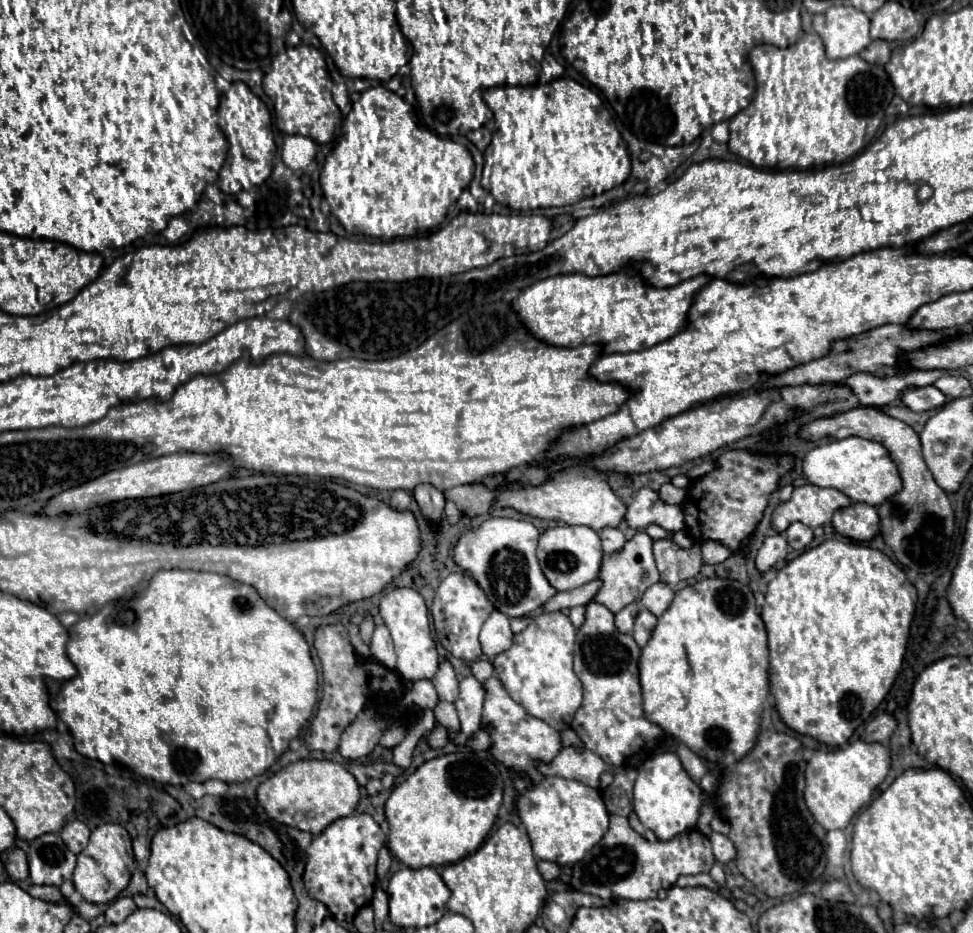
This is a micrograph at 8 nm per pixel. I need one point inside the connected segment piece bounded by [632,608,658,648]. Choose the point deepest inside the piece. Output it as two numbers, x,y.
645,621

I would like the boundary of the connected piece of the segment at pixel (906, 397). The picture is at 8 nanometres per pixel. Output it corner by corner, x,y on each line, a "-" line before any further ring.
922,386
922,388
906,390
902,394
902,402
914,412
924,412
942,406
946,402
946,396
940,390
936,390
936,386

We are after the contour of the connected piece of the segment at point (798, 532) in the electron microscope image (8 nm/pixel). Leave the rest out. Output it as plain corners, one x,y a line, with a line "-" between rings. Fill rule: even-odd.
794,522
788,526
788,530
784,532
788,544
794,548
794,550
804,550
810,542
812,542
812,528
800,524
800,522

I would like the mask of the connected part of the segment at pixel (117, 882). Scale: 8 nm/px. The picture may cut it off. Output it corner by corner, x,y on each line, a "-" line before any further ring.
102,824
92,832
90,844
78,854
78,864
72,882
86,902
106,904
118,898
118,894
128,886
134,862
136,858
128,832
120,824

